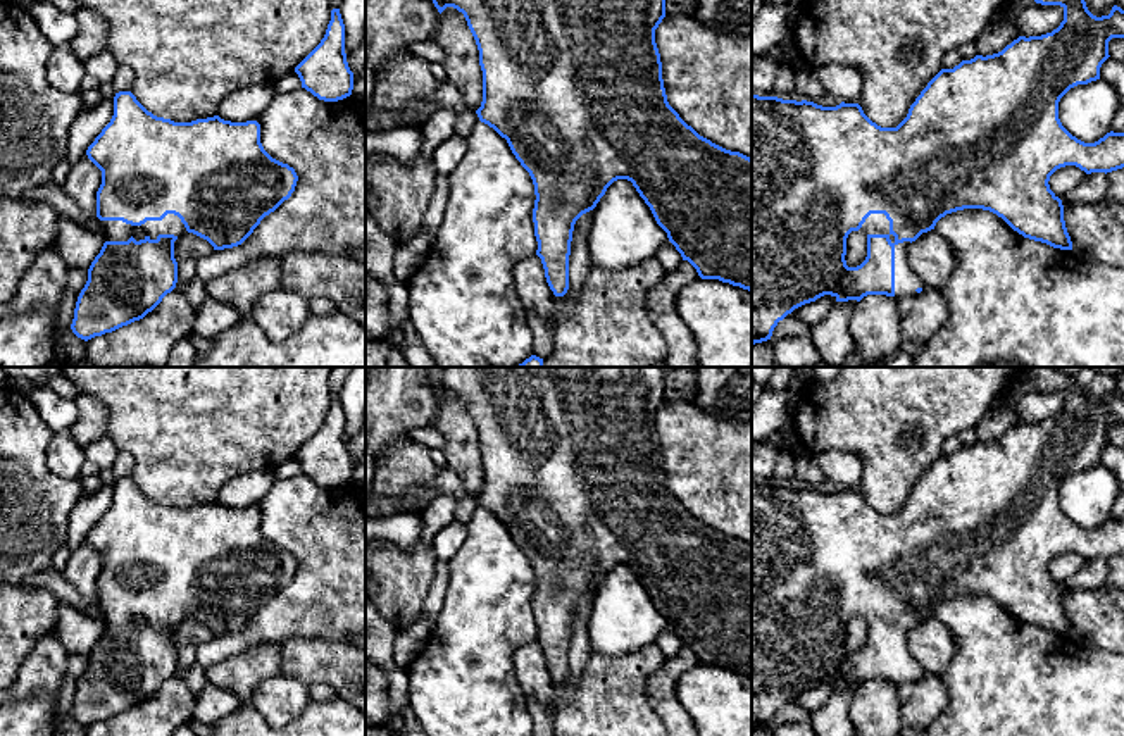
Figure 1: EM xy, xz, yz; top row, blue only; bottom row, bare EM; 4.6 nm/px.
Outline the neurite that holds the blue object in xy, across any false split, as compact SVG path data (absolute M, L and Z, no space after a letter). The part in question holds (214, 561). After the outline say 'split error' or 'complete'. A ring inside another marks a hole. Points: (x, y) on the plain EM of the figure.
M131 477L116 479L114 502L88 533L86 541L102 557L97 603L105 615L105 629L88 655L88 667L78 683L71 710L72 719L84 727L143 705L176 674L174 627L179 622L193 619L207 626L214 636L238 633L265 602L291 583L298 567L293 553L264 536L257 507L231 508L214 502L174 508L148 498Z; split error

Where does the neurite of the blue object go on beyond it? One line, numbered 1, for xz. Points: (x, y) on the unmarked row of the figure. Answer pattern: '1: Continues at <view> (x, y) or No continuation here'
1: No continuation here

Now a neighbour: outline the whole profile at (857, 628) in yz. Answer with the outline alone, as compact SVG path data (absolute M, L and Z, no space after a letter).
M852 617L846 624L846 652L857 653L860 652L867 643L867 621L859 617Z

